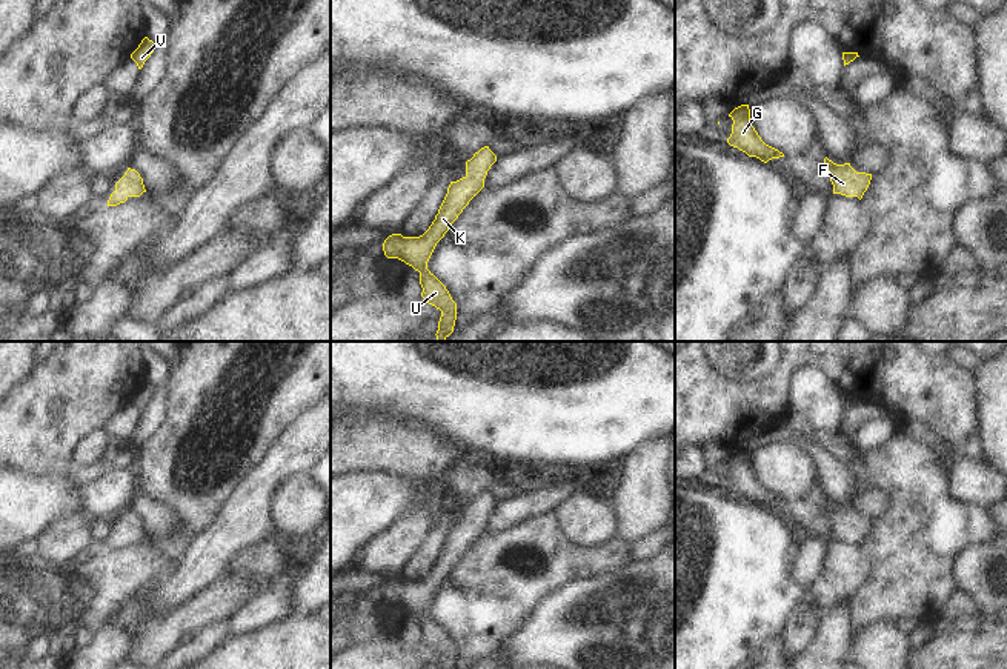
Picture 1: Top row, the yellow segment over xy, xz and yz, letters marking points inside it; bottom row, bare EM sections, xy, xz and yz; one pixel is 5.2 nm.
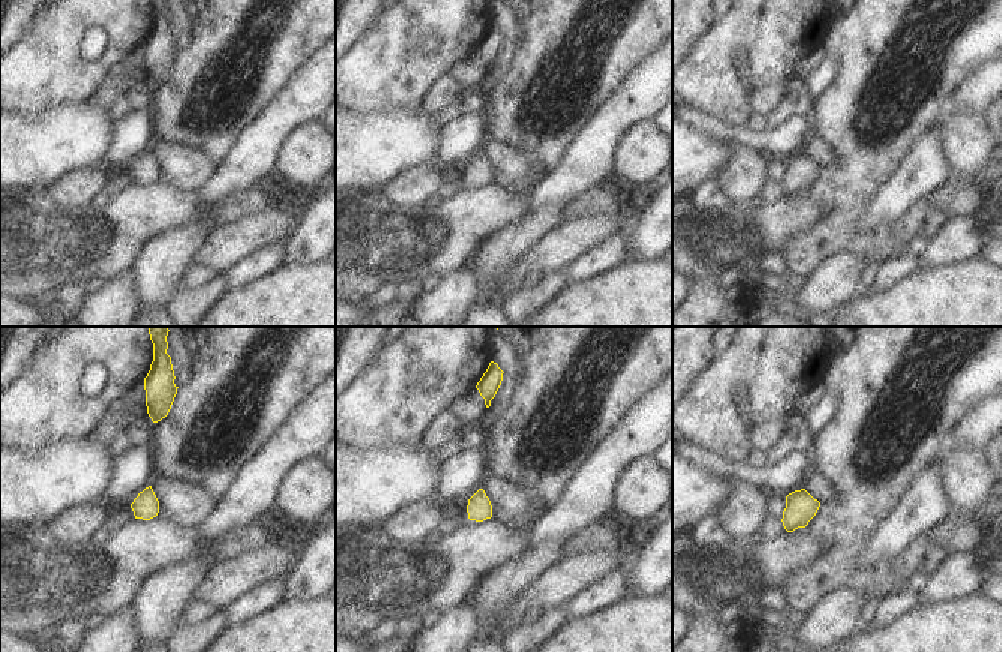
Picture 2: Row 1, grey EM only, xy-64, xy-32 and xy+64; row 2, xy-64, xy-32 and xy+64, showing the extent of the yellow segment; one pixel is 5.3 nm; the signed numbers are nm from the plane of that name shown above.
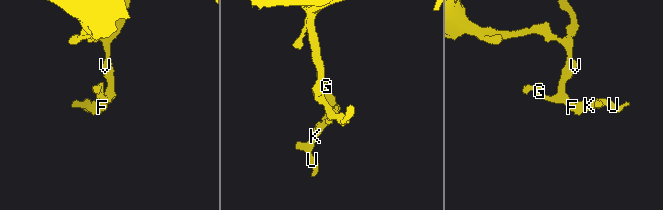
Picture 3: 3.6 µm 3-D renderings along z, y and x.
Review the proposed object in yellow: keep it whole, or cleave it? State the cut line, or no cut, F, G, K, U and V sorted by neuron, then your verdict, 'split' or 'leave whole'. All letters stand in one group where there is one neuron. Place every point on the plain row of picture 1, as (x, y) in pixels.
no cut | F G K U V | leave whole

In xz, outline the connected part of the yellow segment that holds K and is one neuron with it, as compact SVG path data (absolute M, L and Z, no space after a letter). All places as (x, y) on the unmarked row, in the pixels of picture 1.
M489 491L481 492L466 506L466 520L450 526L447 538L429 574L420 581L389 580L383 587L387 603L398 603L420 617L421 641L441 655L438 669L455 669L457 647L446 631L427 614L427 606L452 567L469 546L484 532L484 523L497 500Z

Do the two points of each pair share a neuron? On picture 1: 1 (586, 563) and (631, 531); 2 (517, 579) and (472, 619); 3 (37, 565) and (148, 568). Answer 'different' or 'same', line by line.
1: different
2: same
3: same

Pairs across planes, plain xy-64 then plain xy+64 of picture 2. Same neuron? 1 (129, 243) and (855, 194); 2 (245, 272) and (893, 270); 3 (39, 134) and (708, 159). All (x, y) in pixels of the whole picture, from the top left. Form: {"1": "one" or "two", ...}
{"1": "two", "2": "two", "3": "one"}

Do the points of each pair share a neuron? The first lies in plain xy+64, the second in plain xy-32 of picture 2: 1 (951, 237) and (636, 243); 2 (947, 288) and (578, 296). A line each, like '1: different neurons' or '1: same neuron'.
1: different neurons
2: same neuron

